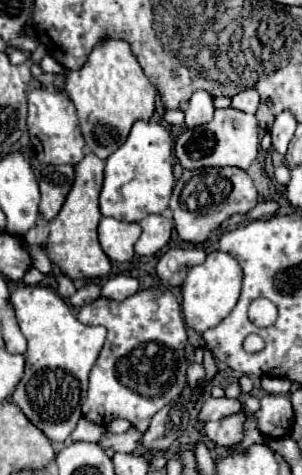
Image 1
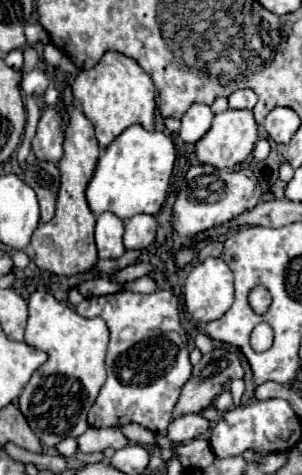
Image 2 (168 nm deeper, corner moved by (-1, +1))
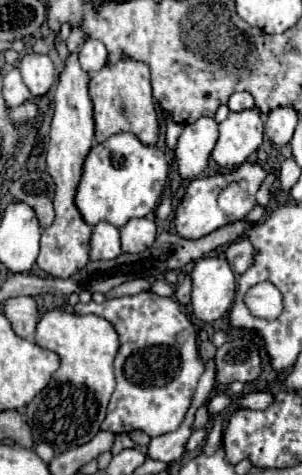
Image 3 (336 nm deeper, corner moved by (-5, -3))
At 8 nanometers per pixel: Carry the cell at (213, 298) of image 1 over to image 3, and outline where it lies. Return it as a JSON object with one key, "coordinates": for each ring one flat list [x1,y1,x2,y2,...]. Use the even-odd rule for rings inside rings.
{"coordinates":[[201,258,191,270,191,308,201,322,215,322,235,300,235,274,223,258]]}

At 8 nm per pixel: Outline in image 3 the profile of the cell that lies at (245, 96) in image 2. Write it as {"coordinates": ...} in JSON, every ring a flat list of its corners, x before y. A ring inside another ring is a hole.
{"coordinates":[[235,92,235,94,231,94,227,106,231,112,241,112,241,110,253,108,255,102,253,102,253,96,249,92]]}

